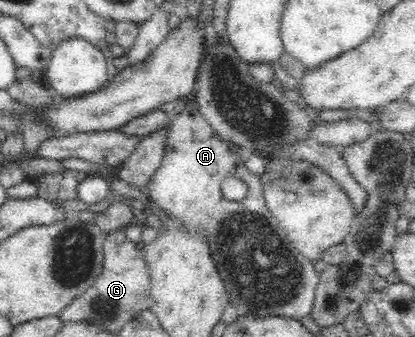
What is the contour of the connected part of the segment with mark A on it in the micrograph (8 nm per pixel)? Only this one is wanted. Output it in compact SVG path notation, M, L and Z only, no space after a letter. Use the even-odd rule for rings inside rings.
M190 96L183 98L183 102L184 109L171 117L169 140L162 165L146 184L150 198L166 211L173 228L186 234L193 234L207 248L218 271L218 277L226 288L228 302L239 315L256 318L273 316L296 321L307 319L311 313L319 278L313 262L300 254L290 237L278 225L276 218L269 212L262 176L248 171L244 164L246 156L216 134L200 112L198 99ZM229 175L242 178L248 186L248 194L242 202L230 202L222 196L220 182Z

